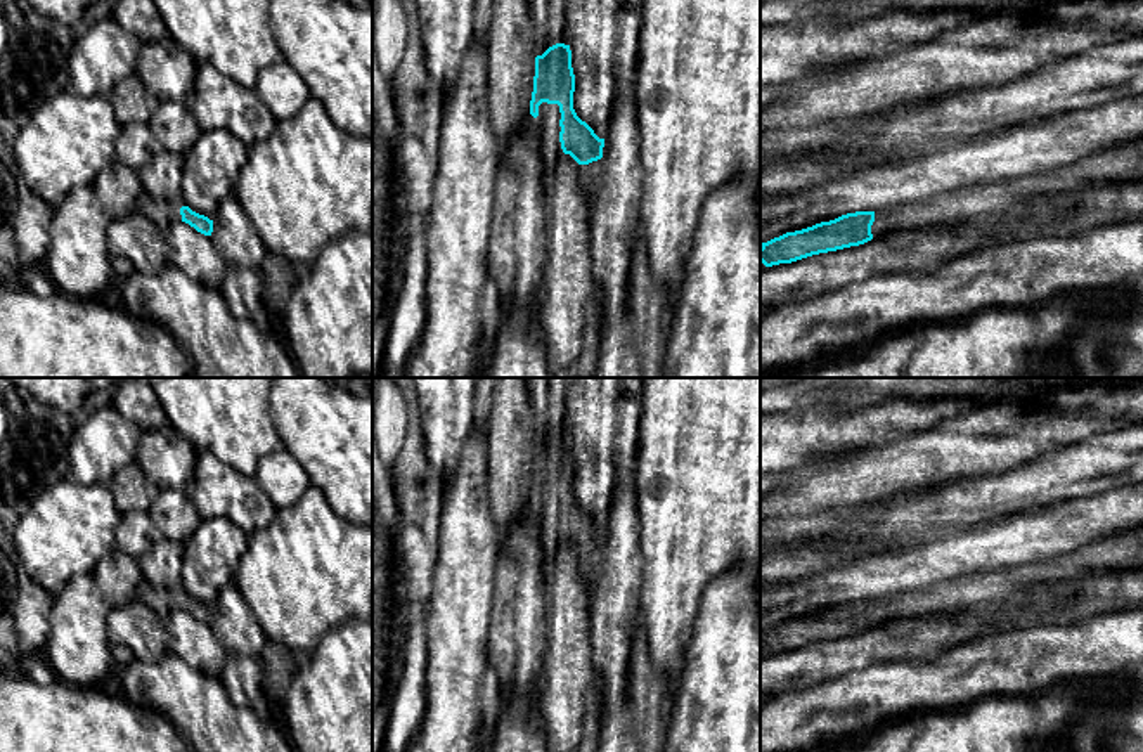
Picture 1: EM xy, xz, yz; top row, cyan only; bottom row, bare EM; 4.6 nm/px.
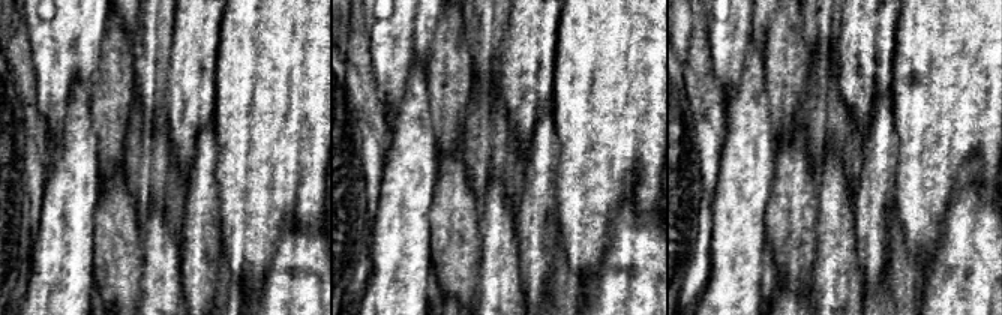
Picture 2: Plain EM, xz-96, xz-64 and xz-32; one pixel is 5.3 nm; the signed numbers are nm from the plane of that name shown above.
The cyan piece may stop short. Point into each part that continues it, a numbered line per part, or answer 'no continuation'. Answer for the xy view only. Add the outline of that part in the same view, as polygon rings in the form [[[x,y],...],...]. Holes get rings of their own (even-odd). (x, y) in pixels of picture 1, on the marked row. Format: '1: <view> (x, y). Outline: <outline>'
1: xy (163, 212). Outline: [[[142,191],[137,199],[137,211],[147,217],[166,236],[175,222],[182,222],[180,208],[187,206],[180,199],[156,199],[149,192]]]

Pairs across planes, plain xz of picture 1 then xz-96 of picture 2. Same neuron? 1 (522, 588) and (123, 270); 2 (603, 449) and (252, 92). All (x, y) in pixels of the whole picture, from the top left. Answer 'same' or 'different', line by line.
1: same
2: different

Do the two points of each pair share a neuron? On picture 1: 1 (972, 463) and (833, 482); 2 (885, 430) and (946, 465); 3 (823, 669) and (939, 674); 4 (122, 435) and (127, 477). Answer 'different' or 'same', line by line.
1: same
2: different
3: different
4: different

